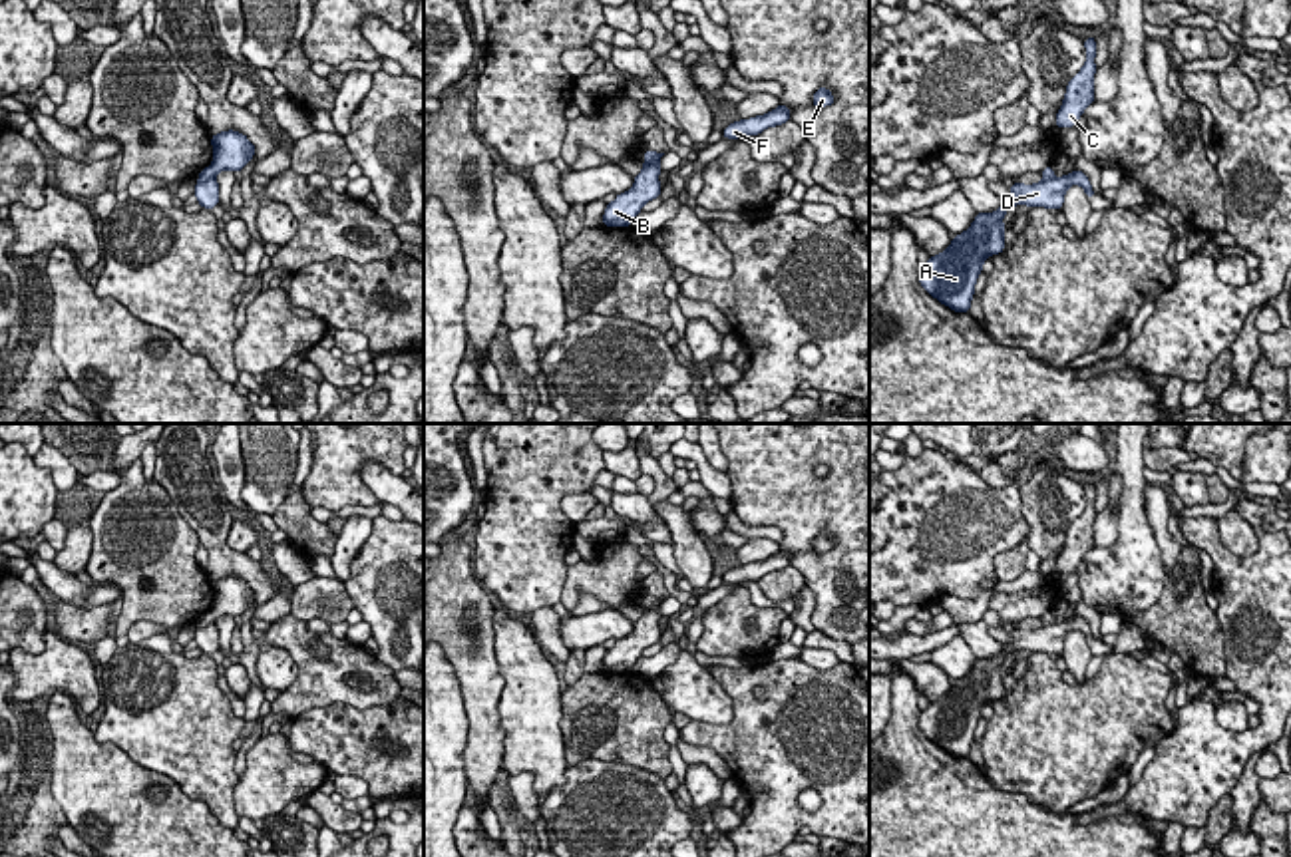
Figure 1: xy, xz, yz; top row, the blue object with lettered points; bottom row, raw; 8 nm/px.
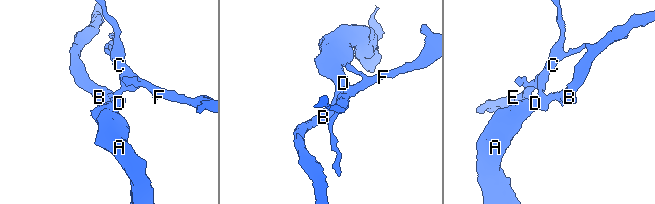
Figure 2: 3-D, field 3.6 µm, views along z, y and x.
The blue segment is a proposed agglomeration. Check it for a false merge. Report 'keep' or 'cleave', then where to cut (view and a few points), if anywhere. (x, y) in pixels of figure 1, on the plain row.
cleave; cut in xy along (211, 623), (199, 627)

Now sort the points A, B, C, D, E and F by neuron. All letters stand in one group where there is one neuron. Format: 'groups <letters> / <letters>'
groups A B D / C E F

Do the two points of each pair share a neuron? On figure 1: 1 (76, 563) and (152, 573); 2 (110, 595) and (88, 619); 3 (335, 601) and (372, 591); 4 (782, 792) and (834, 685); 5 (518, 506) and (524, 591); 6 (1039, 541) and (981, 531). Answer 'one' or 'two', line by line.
1: two
2: two
3: two
4: one
5: one
6: two

